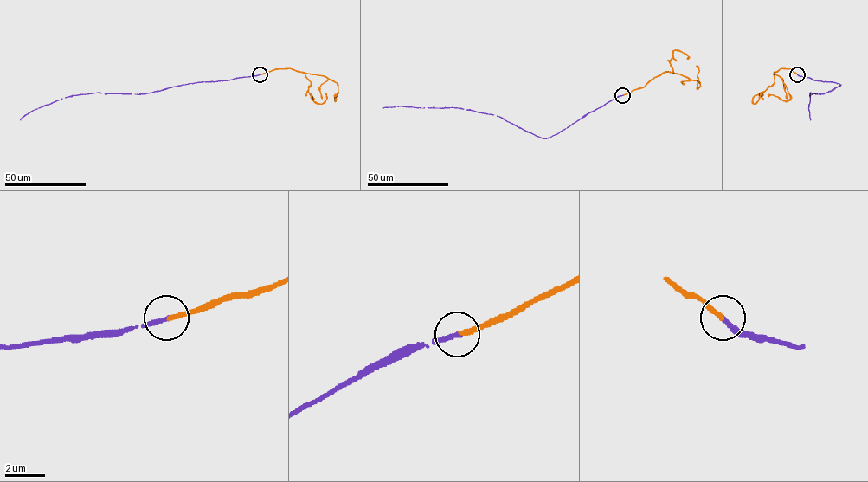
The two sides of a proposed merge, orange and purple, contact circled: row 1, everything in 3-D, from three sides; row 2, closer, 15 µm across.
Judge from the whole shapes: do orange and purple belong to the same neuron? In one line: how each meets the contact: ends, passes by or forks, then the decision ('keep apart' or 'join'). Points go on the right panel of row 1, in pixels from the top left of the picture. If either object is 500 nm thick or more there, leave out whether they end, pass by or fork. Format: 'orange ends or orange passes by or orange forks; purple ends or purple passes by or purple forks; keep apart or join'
orange ends; purple ends; join

